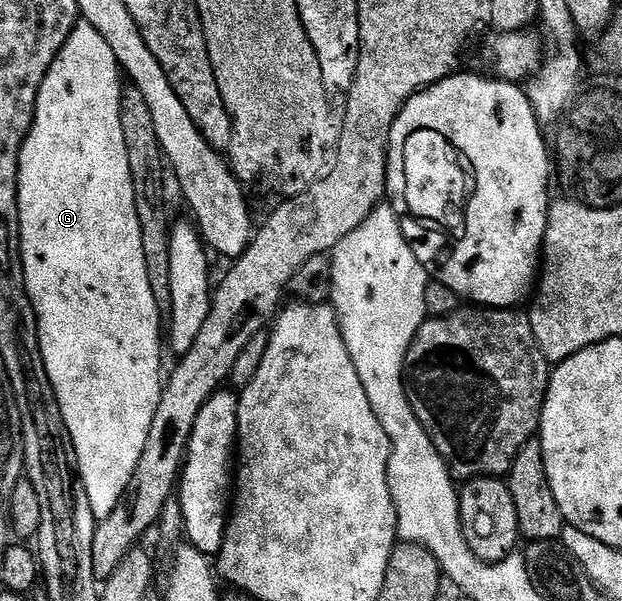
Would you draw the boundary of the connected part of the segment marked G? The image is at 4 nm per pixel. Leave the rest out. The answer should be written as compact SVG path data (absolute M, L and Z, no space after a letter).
M79 21L74 30L68 36L64 48L56 56L52 68L44 76L44 84L40 84L40 92L36 100L34 109L34 123L28 132L28 136L22 145L20 160L18 161L18 251L22 254L22 271L24 272L24 284L26 285L26 294L30 297L30 303L36 316L38 325L38 339L40 340L40 352L44 360L44 368L48 372L48 380L56 392L56 400L60 404L60 416L64 416L64 424L68 428L68 436L72 436L72 444L76 452L78 461L78 477L84 484L84 492L88 492L88 504L92 504L92 512L95 519L101 520L107 518L112 513L112 508L116 508L118 501L124 496L132 476L136 472L136 464L140 464L140 455L144 452L144 443L148 440L148 431L152 429L152 416L156 416L156 404L160 404L162 387L164 385L164 370L162 374L162 346L164 350L164 314L158 309L156 296L152 296L152 288L148 285L148 267L144 264L144 248L140 241L140 216L136 216L136 195L132 192L132 172L128 172L128 148L124 148L124 132L120 129L120 96L124 85L123 75L118 68L116 56L112 56L112 48L108 48L107 42L100 37L100 32L92 28L92 24Z

